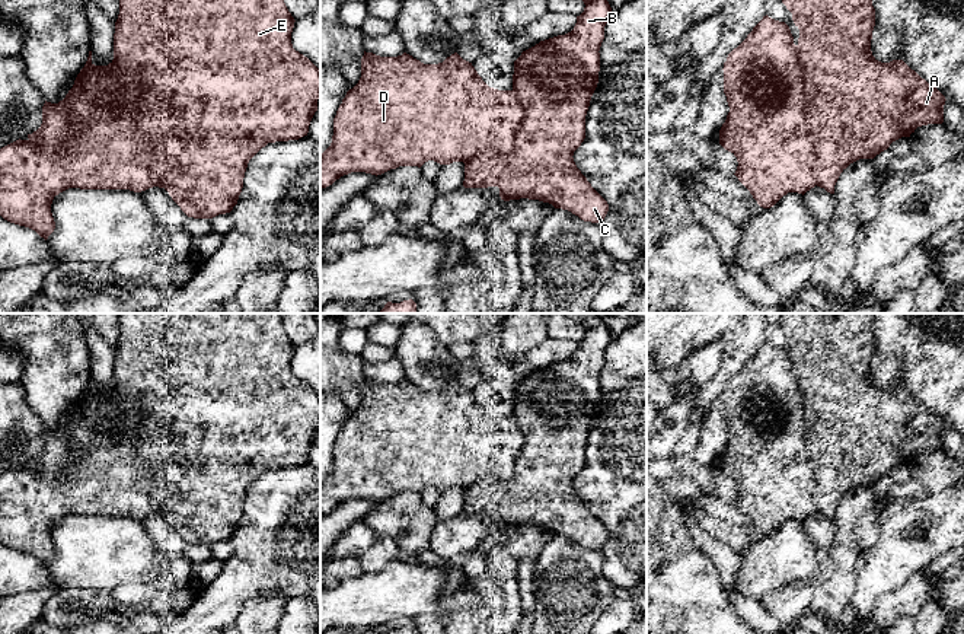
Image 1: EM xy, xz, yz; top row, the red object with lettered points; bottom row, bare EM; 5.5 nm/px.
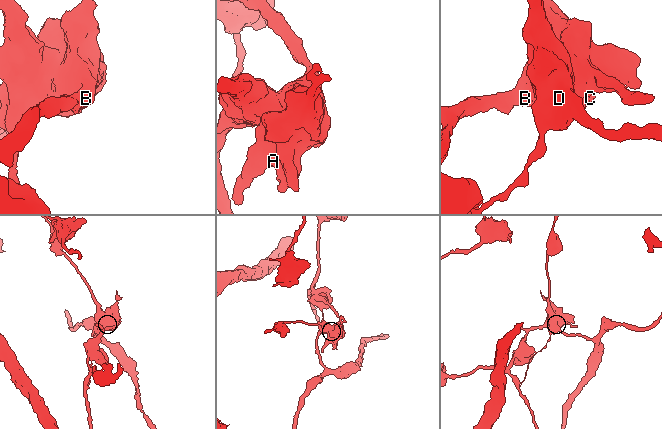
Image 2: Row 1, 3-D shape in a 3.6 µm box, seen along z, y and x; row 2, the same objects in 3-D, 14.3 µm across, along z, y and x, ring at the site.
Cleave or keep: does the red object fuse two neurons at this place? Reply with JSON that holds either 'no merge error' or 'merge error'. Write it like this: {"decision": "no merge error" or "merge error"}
{"decision": "merge error"}

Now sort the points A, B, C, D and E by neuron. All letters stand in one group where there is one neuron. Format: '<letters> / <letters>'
A B C E / D

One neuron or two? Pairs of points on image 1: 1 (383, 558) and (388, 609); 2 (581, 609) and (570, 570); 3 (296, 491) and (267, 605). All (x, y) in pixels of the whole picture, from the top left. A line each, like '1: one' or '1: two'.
1: two
2: one
3: two

